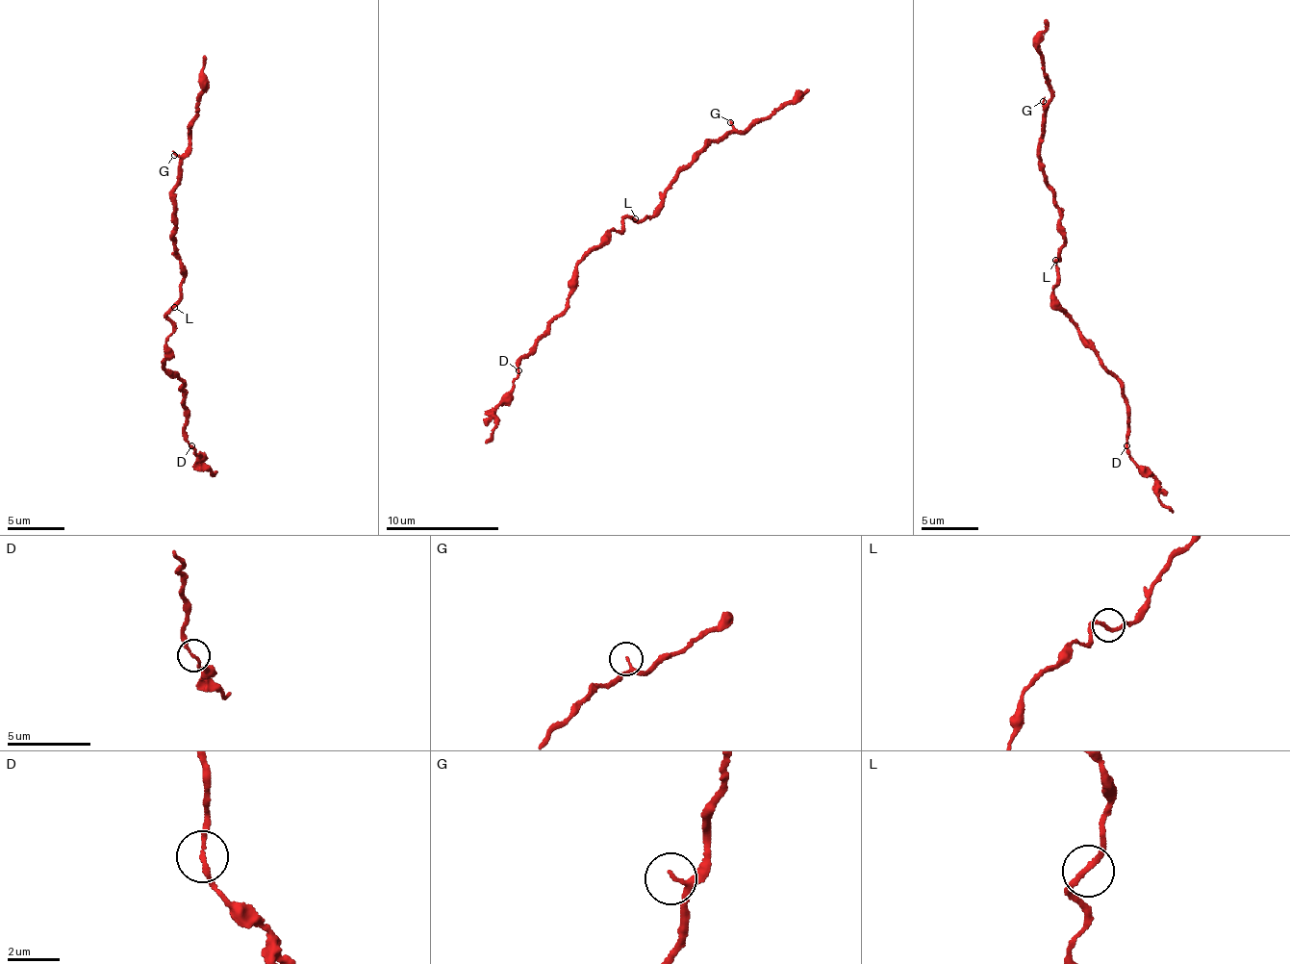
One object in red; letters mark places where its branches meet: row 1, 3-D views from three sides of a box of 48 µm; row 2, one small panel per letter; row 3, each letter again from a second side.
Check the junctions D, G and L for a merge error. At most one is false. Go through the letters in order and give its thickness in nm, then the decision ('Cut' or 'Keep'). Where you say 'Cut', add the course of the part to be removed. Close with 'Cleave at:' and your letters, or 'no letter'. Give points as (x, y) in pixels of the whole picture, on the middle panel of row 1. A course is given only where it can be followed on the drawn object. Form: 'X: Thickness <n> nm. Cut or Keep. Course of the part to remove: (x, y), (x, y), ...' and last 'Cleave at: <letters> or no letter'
D: Thickness 140 nm. Cut. Course of the part to remove: (518, 370), (508, 397), (496, 406), (496, 426), (484, 443)
G: Thickness 150 nm. Keep
L: Thickness 200 nm. Keep
Cleave at: D

